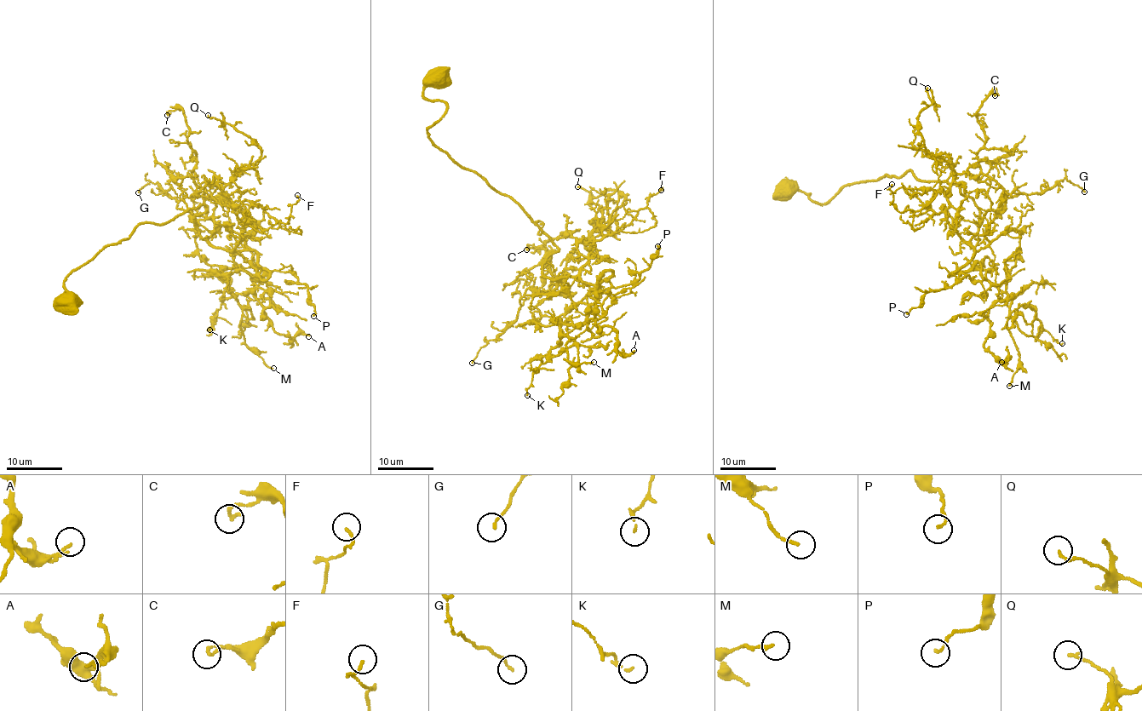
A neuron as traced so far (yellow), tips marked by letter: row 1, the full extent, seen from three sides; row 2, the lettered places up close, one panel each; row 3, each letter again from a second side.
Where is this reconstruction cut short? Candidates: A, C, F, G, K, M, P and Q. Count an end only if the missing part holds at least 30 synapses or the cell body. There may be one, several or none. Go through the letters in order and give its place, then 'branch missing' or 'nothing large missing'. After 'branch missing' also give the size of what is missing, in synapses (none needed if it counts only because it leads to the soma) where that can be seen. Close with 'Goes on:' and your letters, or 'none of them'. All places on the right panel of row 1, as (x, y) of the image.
A: at (1001, 362); nothing large missing
C: at (995, 95); nothing large missing
F: at (892, 184); nothing large missing
G: at (1084, 192); nothing large missing
K: at (1062, 343); nothing large missing
M: at (1009, 386); nothing large missing
P: at (906, 314); nothing large missing
Q: at (927, 88); nothing large missing
Goes on: none of them

